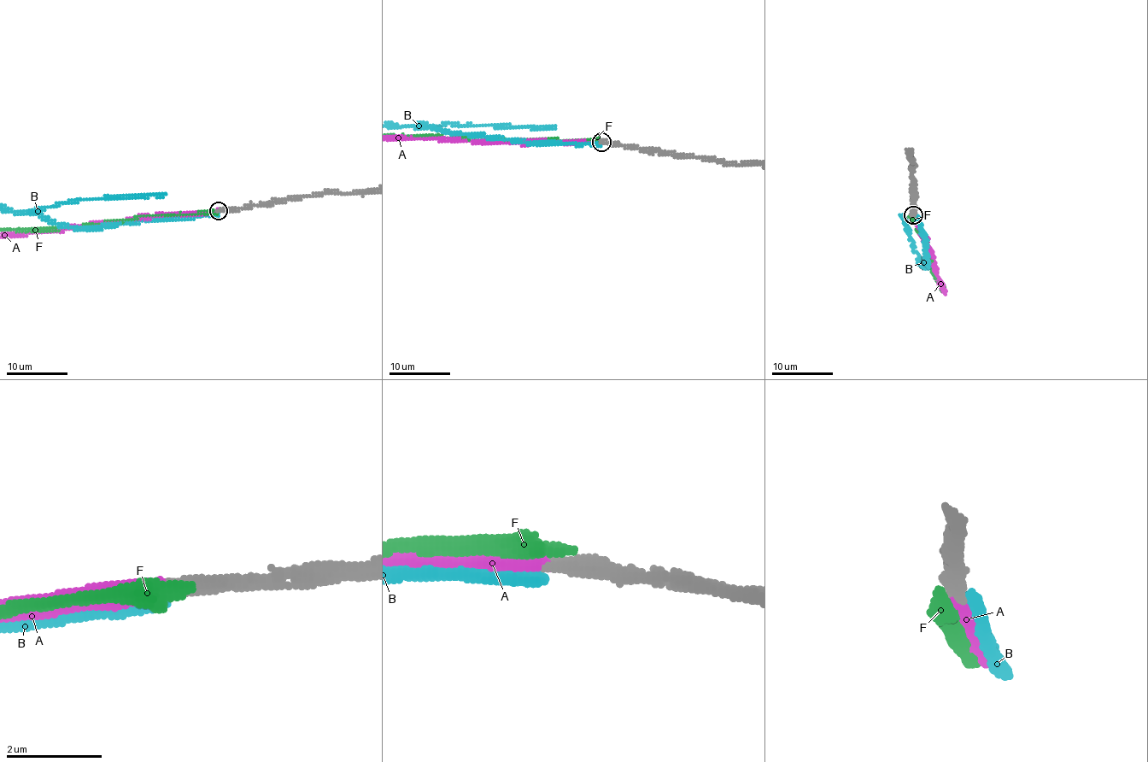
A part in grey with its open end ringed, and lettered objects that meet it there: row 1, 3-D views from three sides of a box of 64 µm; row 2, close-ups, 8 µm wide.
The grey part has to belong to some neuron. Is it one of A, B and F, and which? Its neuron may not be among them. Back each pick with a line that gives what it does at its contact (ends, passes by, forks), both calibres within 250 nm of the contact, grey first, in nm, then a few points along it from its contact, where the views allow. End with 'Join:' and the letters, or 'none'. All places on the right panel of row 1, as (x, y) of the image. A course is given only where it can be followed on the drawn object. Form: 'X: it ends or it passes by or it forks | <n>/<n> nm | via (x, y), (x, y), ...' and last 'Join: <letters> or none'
A: it ends | 360/320 nm
Join: A

